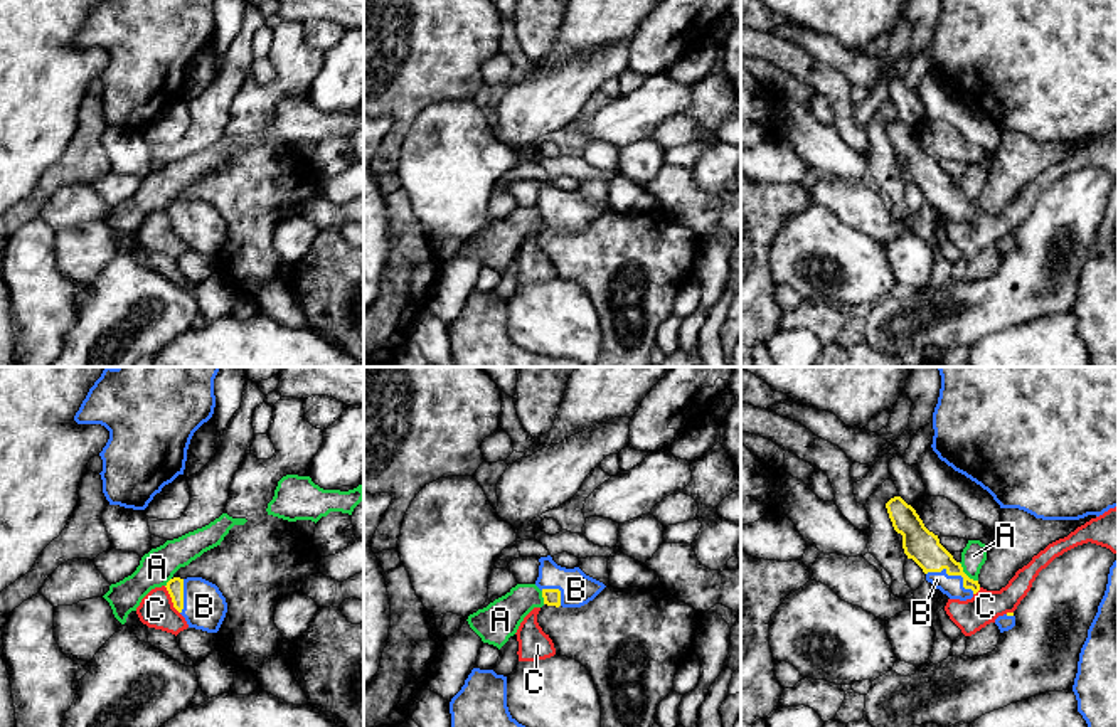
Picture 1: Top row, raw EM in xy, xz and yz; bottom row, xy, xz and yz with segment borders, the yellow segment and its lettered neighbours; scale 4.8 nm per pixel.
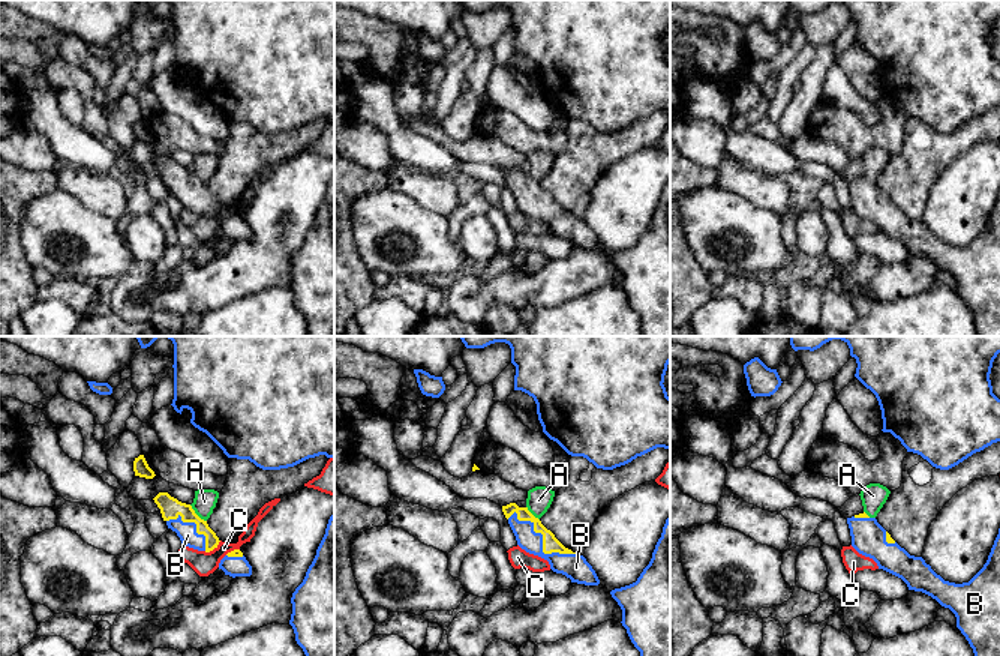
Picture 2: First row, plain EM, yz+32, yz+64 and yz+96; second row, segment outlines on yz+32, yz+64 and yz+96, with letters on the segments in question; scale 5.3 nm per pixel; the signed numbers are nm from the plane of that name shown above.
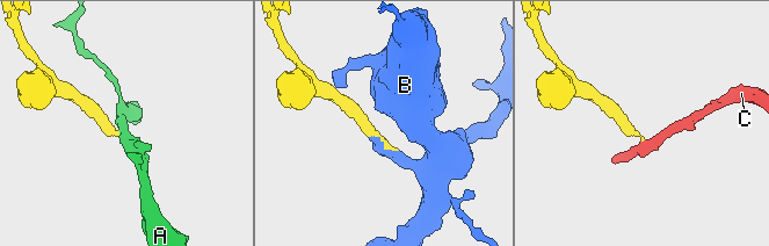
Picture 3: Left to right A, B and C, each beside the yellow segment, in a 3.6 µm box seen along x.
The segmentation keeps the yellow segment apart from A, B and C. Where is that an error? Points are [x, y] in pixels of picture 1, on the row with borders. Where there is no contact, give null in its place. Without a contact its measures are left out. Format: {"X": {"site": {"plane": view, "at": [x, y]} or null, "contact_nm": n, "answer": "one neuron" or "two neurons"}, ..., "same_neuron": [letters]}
{"A": {"site": {"plane": "yz", "at": [965, 574]}, "contact_nm": 130, "answer": "two neurons"}, "B": {"site": {"plane": "yz", "at": [953, 574]}, "contact_nm": 260, "answer": "one neuron"}, "C": {"site": {"plane": "xy", "at": [172, 599]}, "contact_nm": 150, "answer": "two neurons"}, "same_neuron": ["B"]}

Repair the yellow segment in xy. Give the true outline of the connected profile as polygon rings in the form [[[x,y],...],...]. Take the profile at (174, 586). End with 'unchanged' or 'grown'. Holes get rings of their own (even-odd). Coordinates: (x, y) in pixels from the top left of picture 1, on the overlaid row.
[[[173,577],[167,582],[173,608],[185,618],[189,628],[217,633],[227,602],[219,587],[202,577]]]; grown

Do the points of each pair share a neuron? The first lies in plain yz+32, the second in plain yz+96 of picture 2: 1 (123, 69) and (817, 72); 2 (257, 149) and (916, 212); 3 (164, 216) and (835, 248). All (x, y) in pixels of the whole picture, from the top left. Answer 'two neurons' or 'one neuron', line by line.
1: two neurons
2: one neuron
3: one neuron

